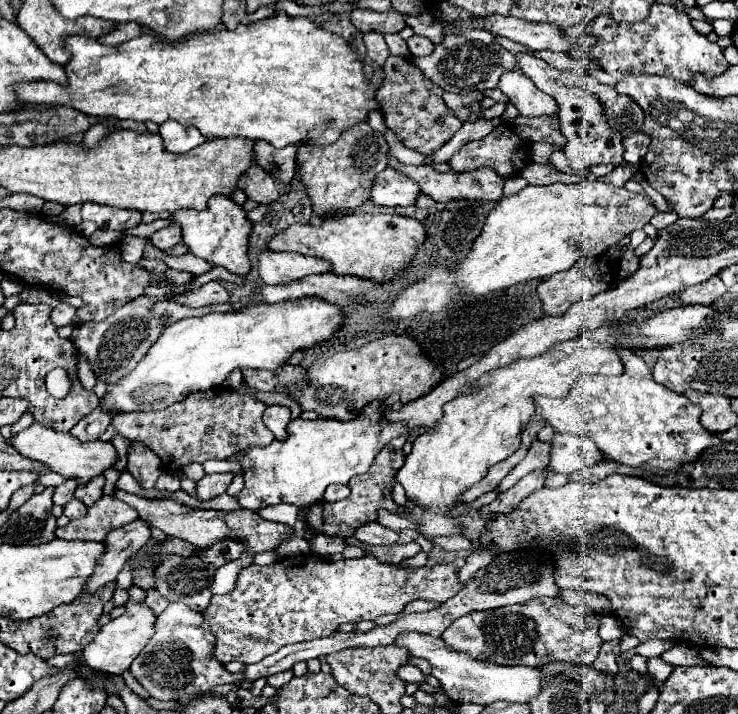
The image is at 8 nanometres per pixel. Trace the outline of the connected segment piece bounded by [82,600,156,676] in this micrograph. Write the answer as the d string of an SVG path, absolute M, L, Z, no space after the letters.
M130 600L126 604L126 612L122 616L114 618L112 622L108 622L106 626L102 626L96 640L92 640L92 644L88 644L88 648L82 650L86 666L108 672L108 674L116 674L116 676L122 674L124 670L130 668L134 658L142 652L142 648L154 636L154 622L156 622L156 616L146 604Z

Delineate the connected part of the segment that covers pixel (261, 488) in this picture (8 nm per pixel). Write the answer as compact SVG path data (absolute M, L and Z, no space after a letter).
M372 402L360 416L348 422L336 418L296 418L288 424L286 440L272 440L268 446L248 448L248 454L240 460L240 468L244 470L244 490L238 496L240 506L260 510L280 502L296 504L298 508L314 504L322 500L330 484L348 484L352 476L366 474L384 444L402 436L406 430L408 426L402 422L384 424L378 402Z

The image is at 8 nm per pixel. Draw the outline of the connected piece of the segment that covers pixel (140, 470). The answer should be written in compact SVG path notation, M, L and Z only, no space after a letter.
M130 442L126 470L138 480L142 488L152 490L156 484L156 478L162 472L162 466L160 466L160 458L146 444Z

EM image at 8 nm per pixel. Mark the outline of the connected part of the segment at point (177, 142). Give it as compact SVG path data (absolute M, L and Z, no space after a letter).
M166 120L160 126L160 136L164 140L164 148L174 154L190 152L192 148L206 142L204 136L200 136L200 132L196 132L196 128L184 128L184 126L176 124L174 120Z

